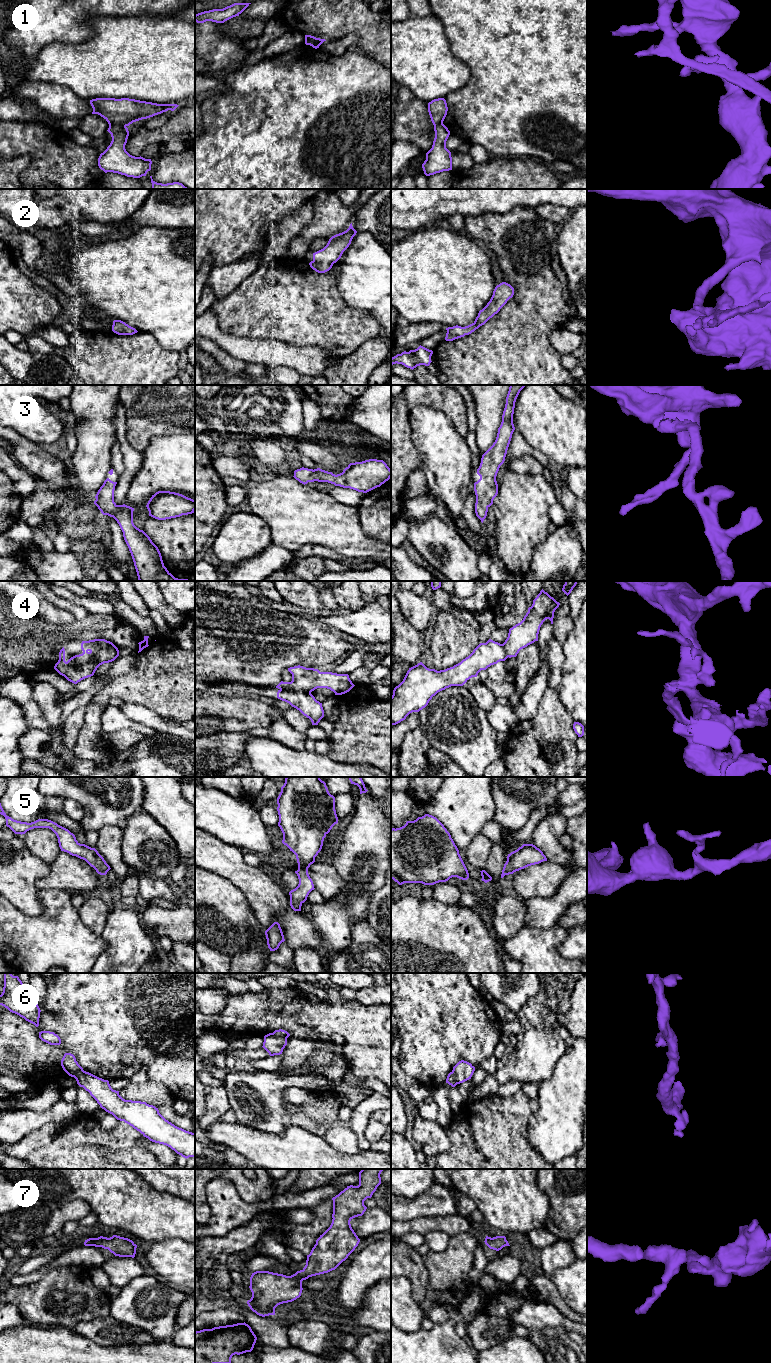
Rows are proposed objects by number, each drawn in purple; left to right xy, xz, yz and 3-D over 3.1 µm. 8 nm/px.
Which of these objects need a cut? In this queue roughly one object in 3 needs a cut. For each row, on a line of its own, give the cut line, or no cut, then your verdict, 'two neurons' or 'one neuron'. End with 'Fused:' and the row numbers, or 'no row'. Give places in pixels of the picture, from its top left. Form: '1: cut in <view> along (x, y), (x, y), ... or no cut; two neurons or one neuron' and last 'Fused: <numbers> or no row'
1: cut in xz along (305, 40), (315, 38), (319, 45); two neurons
2: no cut; one neuron
3: no cut; one neuron
4: no cut; one neuron
5: no cut; one neuron
6: no cut; one neuron
7: no cut; one neuron
Fused: 1

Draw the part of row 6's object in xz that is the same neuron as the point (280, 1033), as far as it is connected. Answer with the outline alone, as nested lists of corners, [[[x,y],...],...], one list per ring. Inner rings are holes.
[[[282,1029],[275,1030],[264,1036],[263,1048],[269,1053],[270,1056],[280,1055],[287,1045],[287,1038],[290,1034]]]

